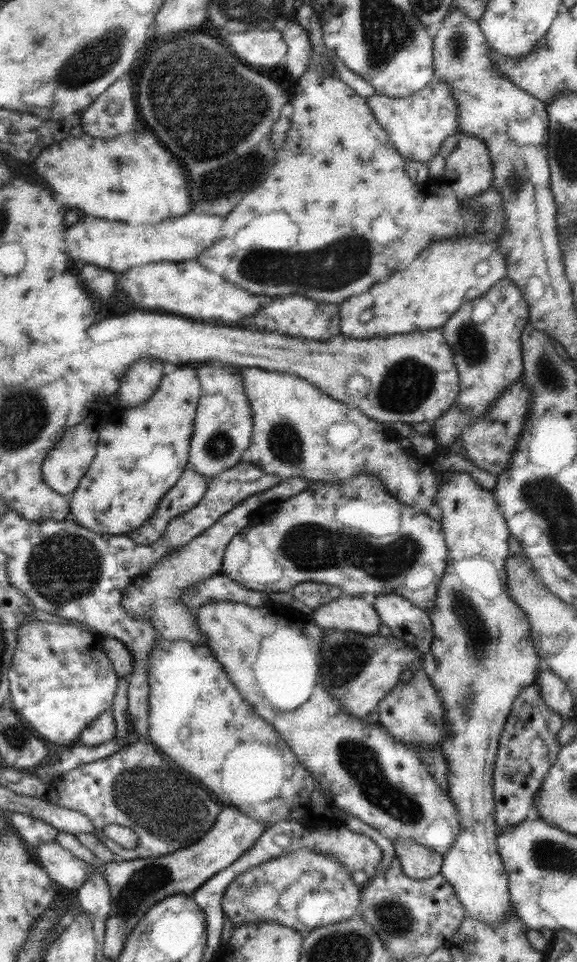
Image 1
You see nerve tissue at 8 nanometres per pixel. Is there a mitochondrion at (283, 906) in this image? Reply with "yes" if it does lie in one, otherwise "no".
no

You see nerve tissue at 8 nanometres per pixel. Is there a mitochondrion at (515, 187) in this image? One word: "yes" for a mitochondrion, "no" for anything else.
yes

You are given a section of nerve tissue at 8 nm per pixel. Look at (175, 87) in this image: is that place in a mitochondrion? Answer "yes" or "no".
yes

